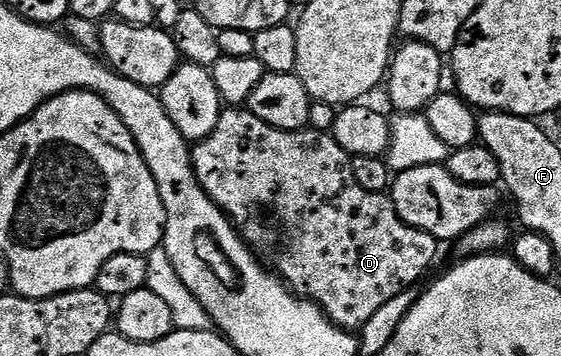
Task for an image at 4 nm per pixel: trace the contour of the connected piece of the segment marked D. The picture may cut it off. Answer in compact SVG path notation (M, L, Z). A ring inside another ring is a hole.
M230 107L223 111L212 135L208 135L205 141L197 142L192 149L194 174L200 187L230 218L243 241L254 250L254 256L259 259L265 258L269 268L281 277L297 296L319 305L335 325L347 331L358 331L364 323L368 323L368 319L372 319L372 315L376 315L376 311L380 311L380 307L384 307L384 303L388 303L388 299L396 299L396 295L400 295L405 289L417 286L417 281L433 267L434 260L438 257L440 243L432 235L401 221L398 212L394 210L393 196L364 191L364 187L356 183L356 175L352 175L350 159L350 154L344 151L344 147L340 147L340 143L336 143L336 139L330 133L320 133L317 129L309 127L296 131L277 129L266 125L264 119L256 119L254 113L242 107Z

